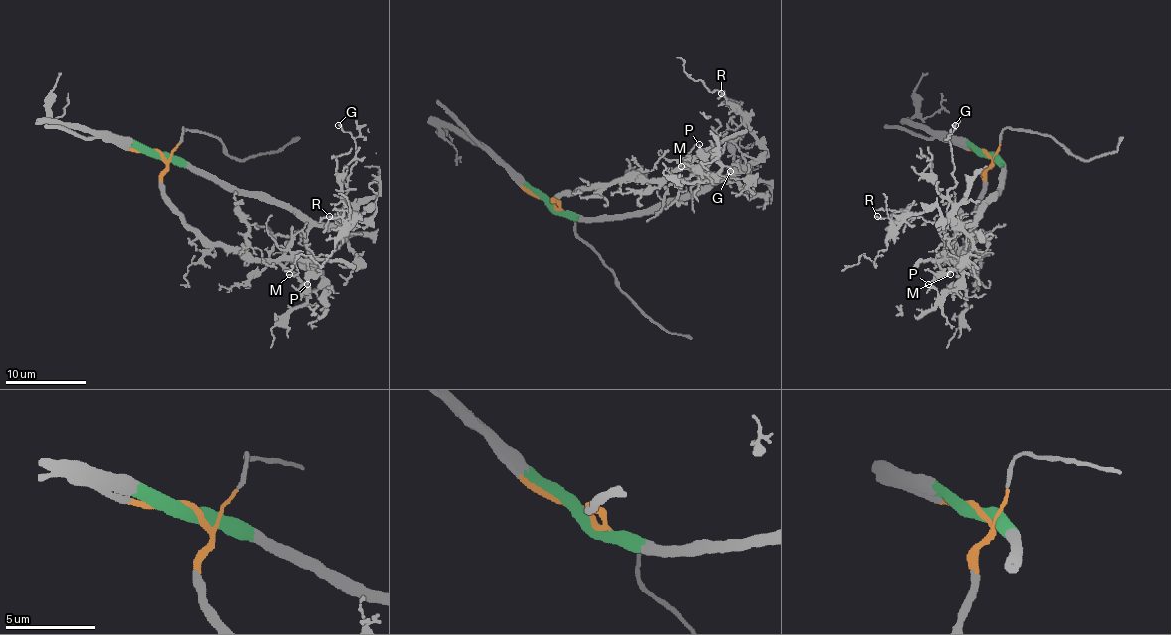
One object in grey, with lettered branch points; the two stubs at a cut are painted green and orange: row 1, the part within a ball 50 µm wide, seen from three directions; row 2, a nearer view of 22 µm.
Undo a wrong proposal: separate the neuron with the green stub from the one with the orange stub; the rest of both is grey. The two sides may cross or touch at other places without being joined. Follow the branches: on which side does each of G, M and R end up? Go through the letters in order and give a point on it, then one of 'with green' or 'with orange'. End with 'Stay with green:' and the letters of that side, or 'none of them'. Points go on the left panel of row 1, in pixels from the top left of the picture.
G: at (338, 125); with green
M: at (289, 274); with orange
R: at (329, 216); with green
Stay with green: G, R

